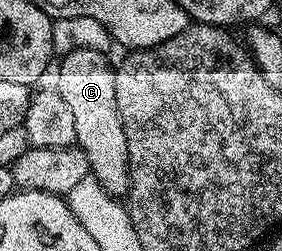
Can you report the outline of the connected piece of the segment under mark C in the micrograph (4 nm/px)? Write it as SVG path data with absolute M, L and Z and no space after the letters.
M77 47L65 55L57 71L55 89L67 101L75 117L76 146L87 153L89 170L107 189L107 193L118 197L129 194L129 158L127 137L123 133L123 121L115 105L115 67L105 60L101 51L89 47Z

